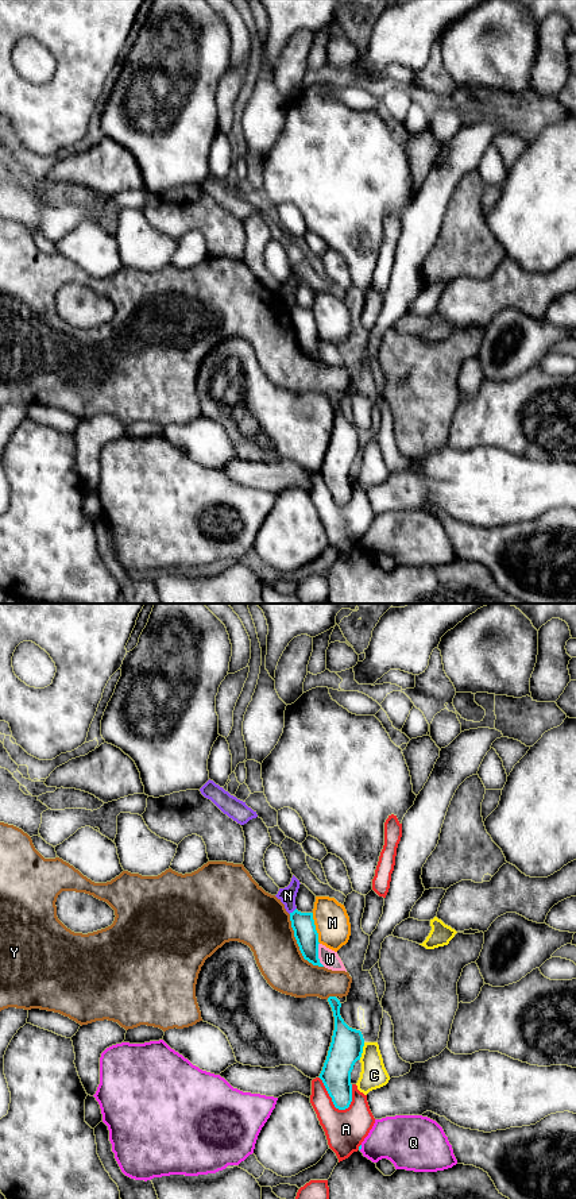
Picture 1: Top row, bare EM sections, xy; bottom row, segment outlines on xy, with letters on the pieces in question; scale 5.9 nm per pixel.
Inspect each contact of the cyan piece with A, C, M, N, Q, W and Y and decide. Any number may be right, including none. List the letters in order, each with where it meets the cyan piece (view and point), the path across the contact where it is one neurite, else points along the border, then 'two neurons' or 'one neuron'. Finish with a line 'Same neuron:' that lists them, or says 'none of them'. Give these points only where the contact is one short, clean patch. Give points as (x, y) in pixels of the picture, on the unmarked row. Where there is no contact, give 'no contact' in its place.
A: xy (331, 492) | two neurons
C: xy (362, 446) | two neurons
M: xy (314, 323) | two neurons
N: xy (293, 307) | along xy (296, 303), (289, 308) | two neurons
Q: xy (360, 543) | two neurons
W: xy (317, 350) | two neurons
Y: xy (298, 340) | two neurons
Same neuron: none of them

